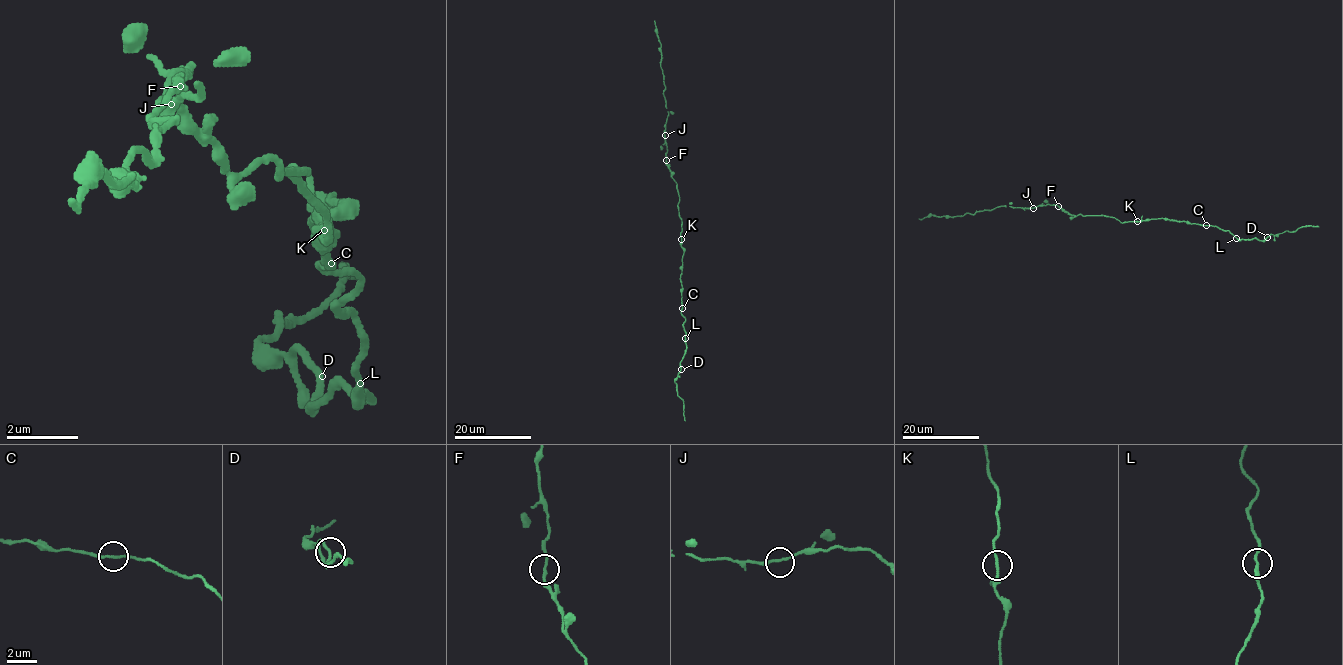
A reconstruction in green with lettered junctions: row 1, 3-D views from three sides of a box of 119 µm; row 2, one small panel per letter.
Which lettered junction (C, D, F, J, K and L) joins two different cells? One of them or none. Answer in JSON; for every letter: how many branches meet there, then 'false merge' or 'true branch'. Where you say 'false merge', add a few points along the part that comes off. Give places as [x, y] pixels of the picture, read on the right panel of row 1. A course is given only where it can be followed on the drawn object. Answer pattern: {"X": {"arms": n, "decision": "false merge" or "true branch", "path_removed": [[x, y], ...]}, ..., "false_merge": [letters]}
{"C": {"arms": 2, "decision": "true branch"}, "D": {"arms": 2, "decision": "true branch"}, "F": {"arms": 2, "decision": "true branch"}, "J": {"arms": 2, "decision": "true branch"}, "K": {"arms": 2, "decision": "true branch"}, "L": {"arms": 2, "decision": "true branch"}, "false_merge": []}

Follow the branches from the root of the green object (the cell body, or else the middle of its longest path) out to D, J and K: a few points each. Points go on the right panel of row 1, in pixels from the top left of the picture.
D: (1119, 221), (1163, 218), (1213, 225), (1228, 230), (1238, 239), (1263, 241), (1267, 237)
J: (1119, 221), (1103, 215), (1070, 215), (1057, 205), (1033, 208)
K: (1119, 221), (1137, 221)

